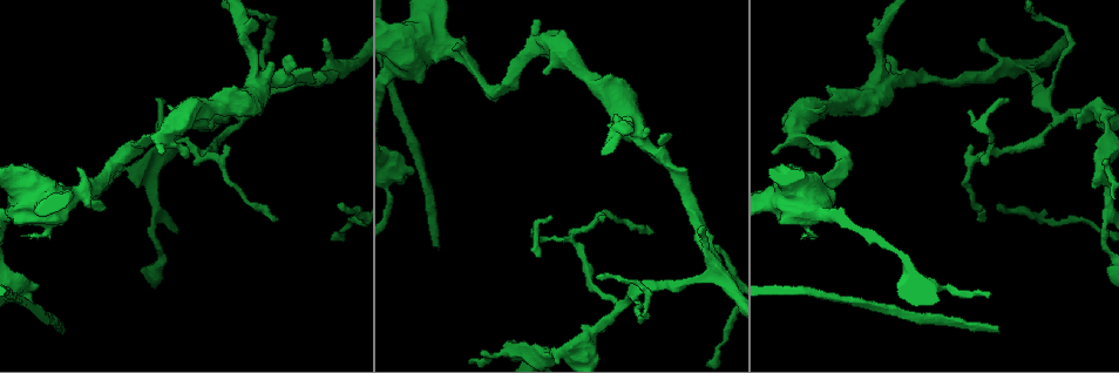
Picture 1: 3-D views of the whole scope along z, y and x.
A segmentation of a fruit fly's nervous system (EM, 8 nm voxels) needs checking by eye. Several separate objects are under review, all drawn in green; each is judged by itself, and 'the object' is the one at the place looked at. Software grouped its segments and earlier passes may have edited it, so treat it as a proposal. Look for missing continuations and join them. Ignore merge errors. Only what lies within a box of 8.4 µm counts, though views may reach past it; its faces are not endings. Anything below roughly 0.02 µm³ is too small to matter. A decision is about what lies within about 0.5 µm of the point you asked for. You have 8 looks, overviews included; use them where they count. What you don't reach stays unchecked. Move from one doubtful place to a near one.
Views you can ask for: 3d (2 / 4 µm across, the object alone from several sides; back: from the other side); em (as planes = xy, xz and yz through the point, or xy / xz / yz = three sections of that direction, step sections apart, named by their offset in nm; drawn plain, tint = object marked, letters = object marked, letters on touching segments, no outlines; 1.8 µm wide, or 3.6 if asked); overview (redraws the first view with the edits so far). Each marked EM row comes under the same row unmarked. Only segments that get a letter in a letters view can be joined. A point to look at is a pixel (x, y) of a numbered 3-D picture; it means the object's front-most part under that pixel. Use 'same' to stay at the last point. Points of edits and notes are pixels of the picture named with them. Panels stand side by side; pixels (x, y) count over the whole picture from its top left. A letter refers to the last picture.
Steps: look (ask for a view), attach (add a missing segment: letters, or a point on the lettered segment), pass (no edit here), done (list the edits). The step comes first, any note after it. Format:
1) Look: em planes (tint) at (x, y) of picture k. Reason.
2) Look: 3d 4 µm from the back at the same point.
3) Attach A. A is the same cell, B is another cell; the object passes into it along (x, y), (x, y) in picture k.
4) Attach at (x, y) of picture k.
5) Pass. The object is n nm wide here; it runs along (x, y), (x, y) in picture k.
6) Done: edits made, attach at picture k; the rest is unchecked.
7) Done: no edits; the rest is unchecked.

Look: em planes (letters) at (805, 235) of picture 1. An open end.

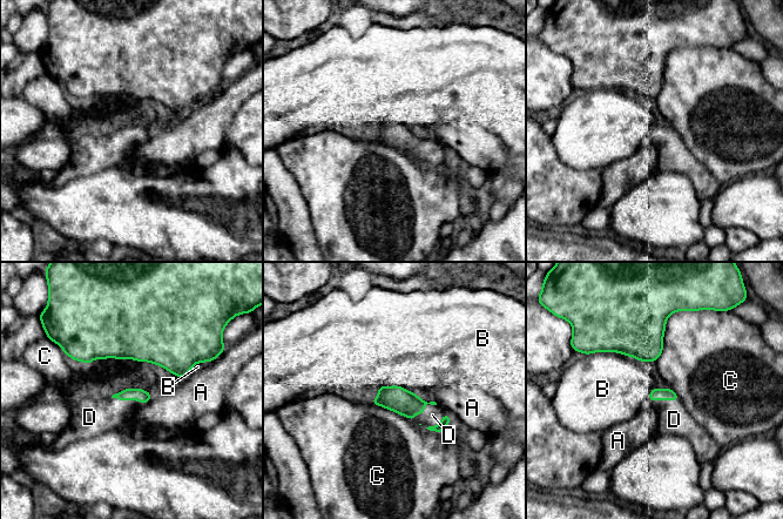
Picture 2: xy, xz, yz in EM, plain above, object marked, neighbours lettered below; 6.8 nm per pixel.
Attach D. D is the same cell, A, B and C are other cells; the object passes into it along (140, 395), (128, 399), (96, 416) in picture 2; it goes on there.

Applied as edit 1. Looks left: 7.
Look: overview. See it whole again.

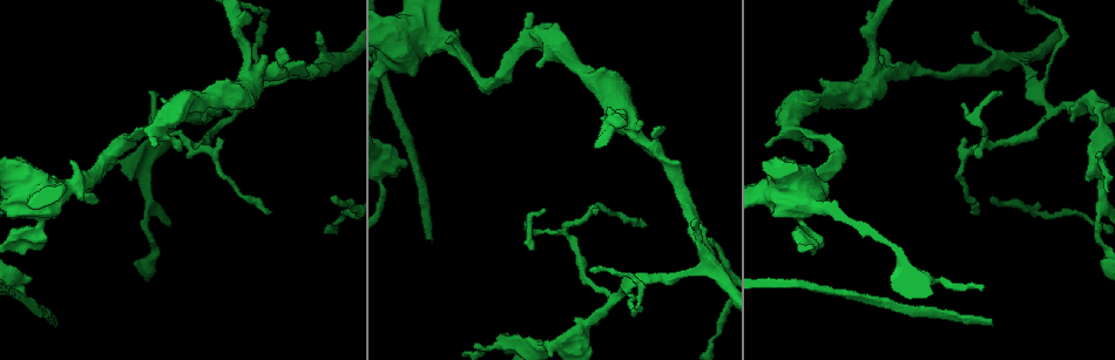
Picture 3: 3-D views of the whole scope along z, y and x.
Look: 3d 4 µm from the back at (30, 276) of picture 3. Thick end.

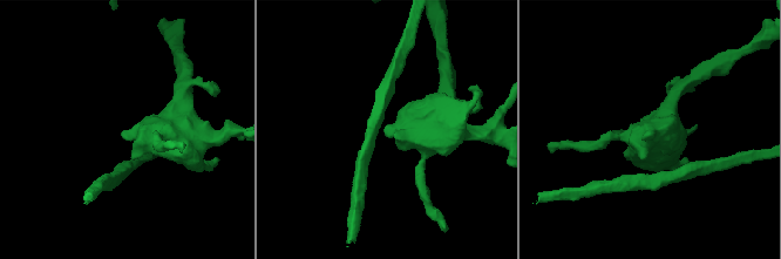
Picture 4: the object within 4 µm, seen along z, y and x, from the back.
Look: em planes (letters) at (383, 131) of picture 4.

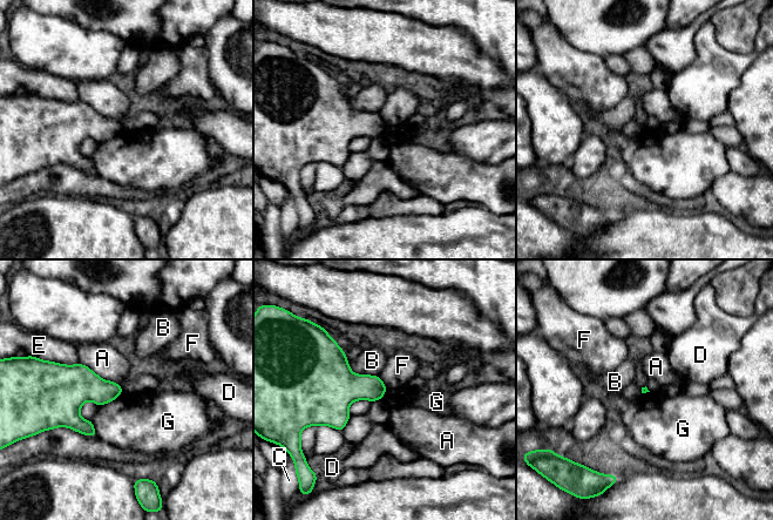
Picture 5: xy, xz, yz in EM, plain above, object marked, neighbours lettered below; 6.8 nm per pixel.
Pass. The longest contact is with A, 300 nm; A, B, C, D, E, F and G are other cells; a border runs along (122, 391), (114, 399), (99, 406) in picture 5; none of them fits.

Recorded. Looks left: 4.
Look: 3d 2 µm at (991, 322) of picture 3. Long arm stops here.

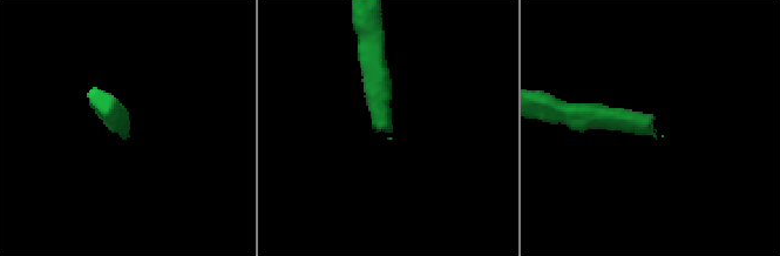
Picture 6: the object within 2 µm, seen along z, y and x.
Look: em yz step 4 (tint) at (388, 128) of picture 6.

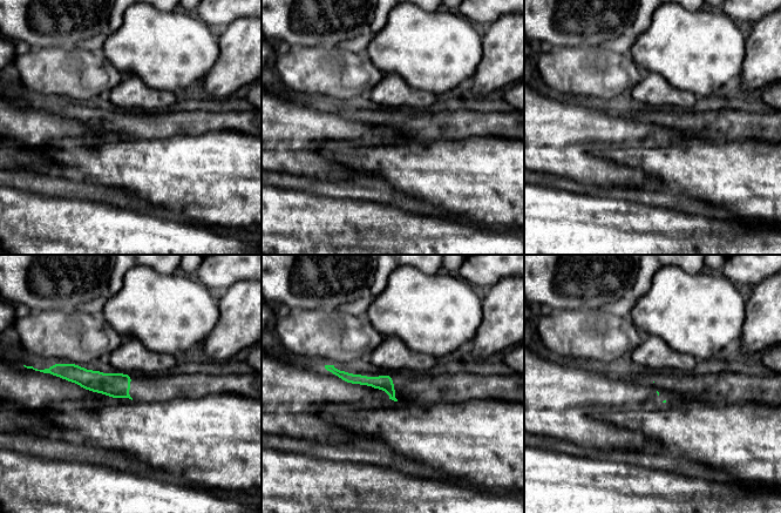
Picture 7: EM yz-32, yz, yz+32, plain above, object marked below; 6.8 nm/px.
Look: em planes (letters) at the same point. Another direction.

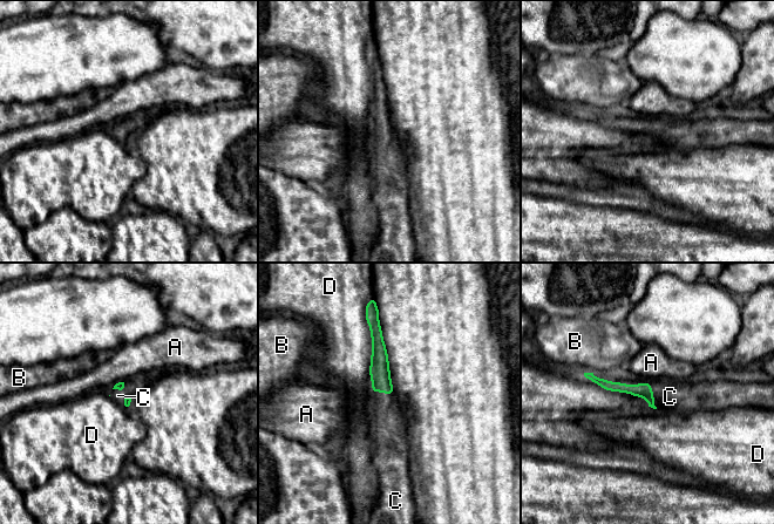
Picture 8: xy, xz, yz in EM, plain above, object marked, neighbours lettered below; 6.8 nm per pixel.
Attach C. The longest contact is with D, 500 nm; C is the same cell, A, B and D are other cells; the object passes into it along (644, 390), (652, 396), (670, 396) in picture 8; it goes on there.

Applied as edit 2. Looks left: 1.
Done: edits made, attach at picture 2, attach at picture 8; the rest is unchecked.

